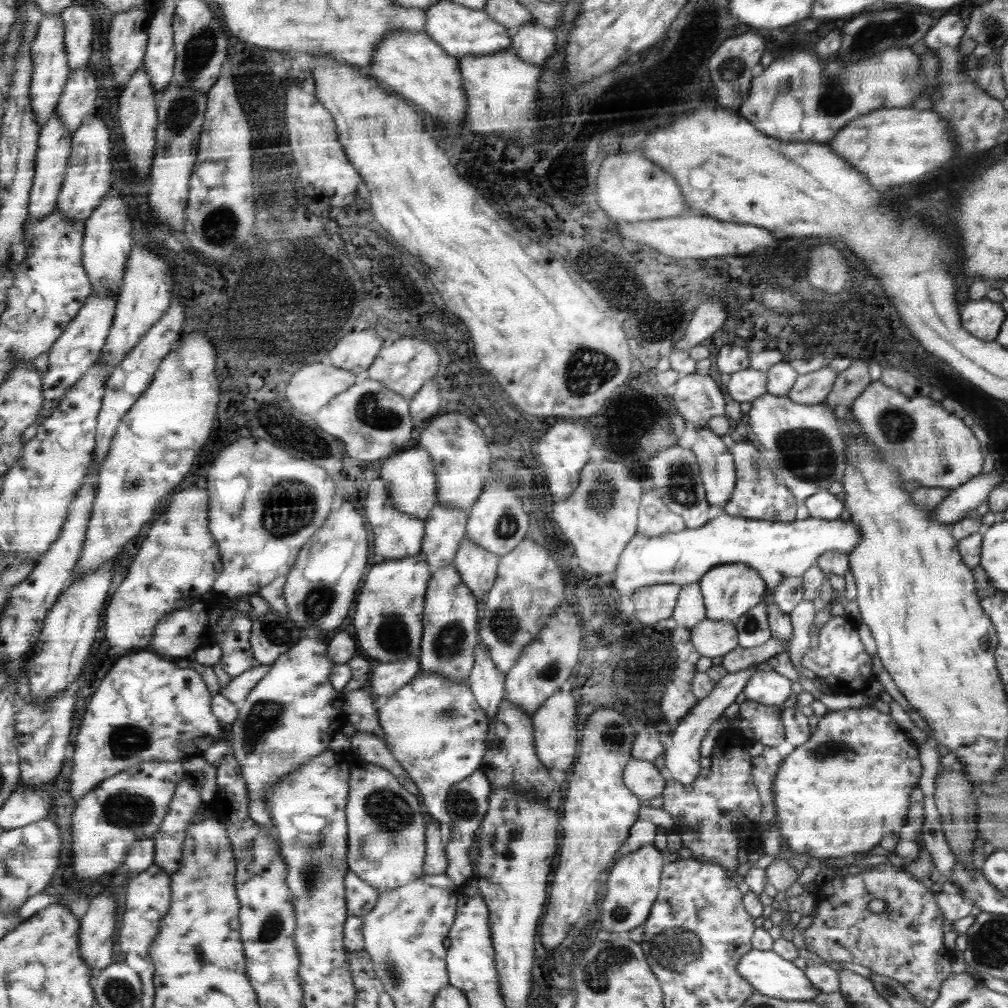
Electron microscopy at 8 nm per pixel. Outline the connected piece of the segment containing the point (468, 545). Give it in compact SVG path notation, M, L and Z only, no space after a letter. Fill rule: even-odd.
M464 537L456 551L453 565L473 594L485 603L489 590L496 584L500 556Z

